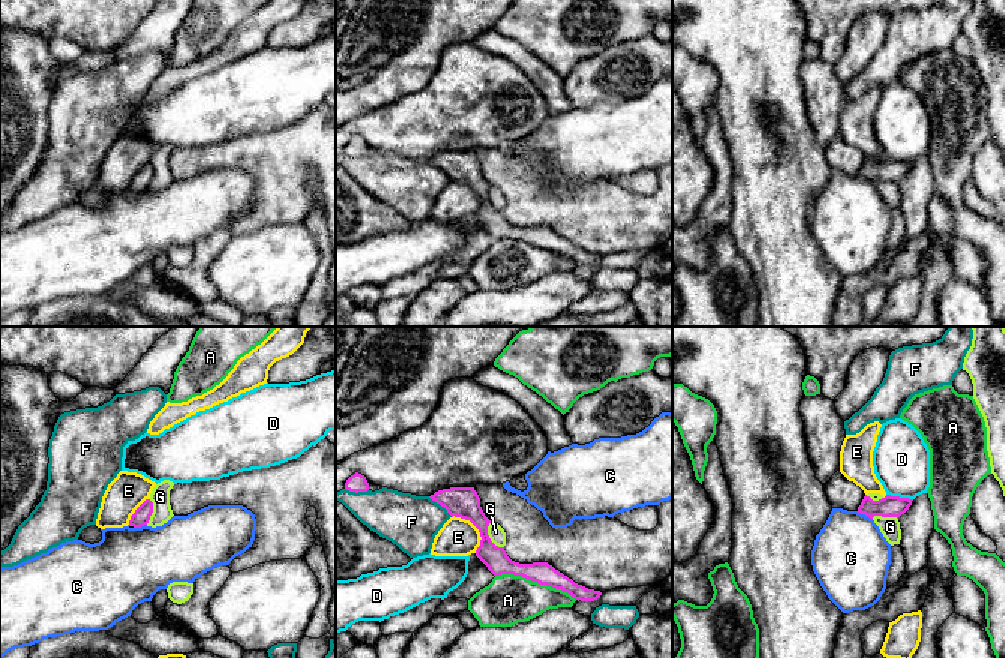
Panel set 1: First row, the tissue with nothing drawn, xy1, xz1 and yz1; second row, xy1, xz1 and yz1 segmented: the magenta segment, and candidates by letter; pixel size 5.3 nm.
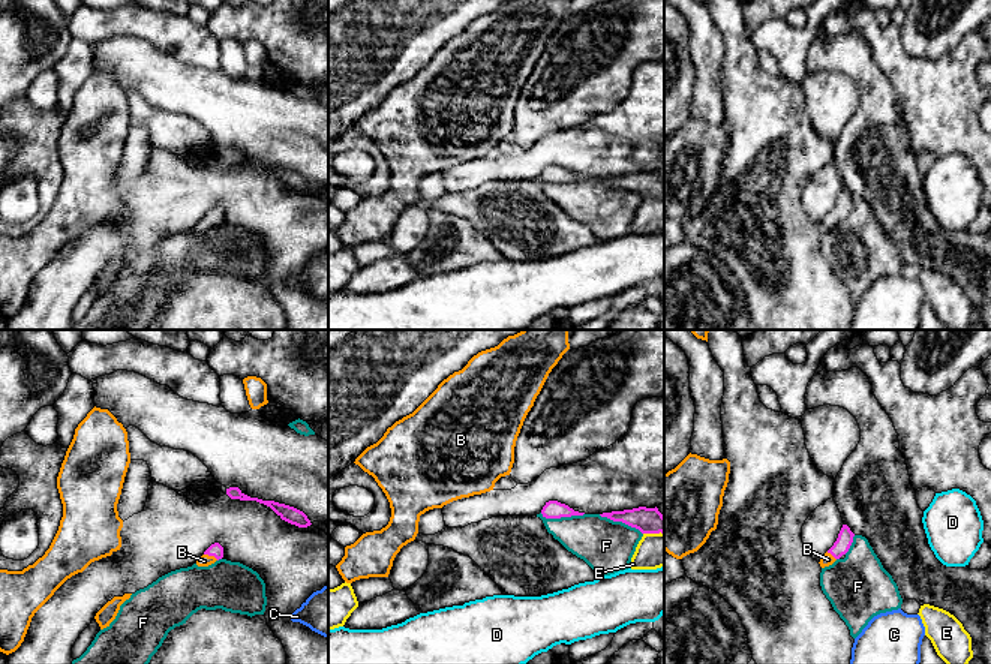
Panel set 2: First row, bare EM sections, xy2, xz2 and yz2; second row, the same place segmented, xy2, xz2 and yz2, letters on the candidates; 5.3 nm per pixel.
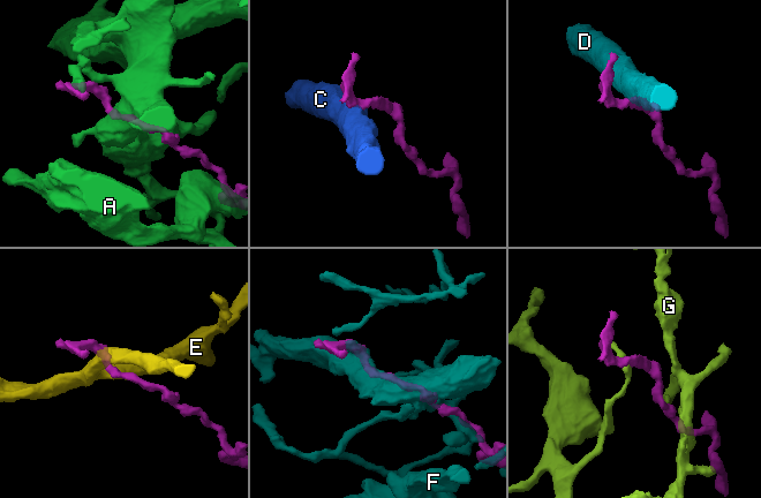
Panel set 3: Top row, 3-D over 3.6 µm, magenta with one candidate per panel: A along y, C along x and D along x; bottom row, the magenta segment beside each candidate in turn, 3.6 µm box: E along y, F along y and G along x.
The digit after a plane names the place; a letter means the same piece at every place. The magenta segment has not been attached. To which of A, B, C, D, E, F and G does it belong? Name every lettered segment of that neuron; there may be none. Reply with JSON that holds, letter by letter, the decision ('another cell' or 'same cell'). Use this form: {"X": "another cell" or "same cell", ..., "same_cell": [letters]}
{"A": "another cell", "B": "same cell", "C": "another cell", "D": "another cell", "E": "another cell", "F": "another cell", "G": "another cell", "same_cell": ["B"]}

